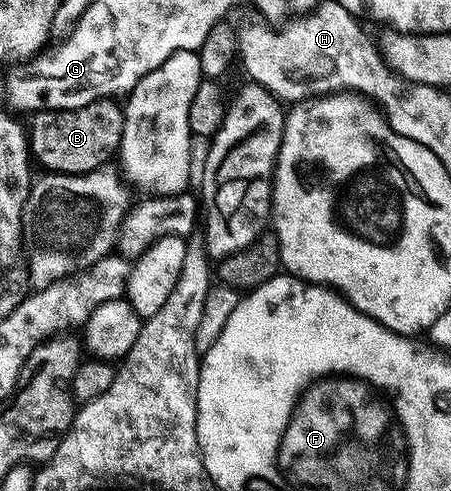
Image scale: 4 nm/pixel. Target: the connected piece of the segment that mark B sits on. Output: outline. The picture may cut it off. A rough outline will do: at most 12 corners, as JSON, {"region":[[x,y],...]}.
{"region":[[117,100],[33,114],[43,170],[86,173],[118,152]]}

